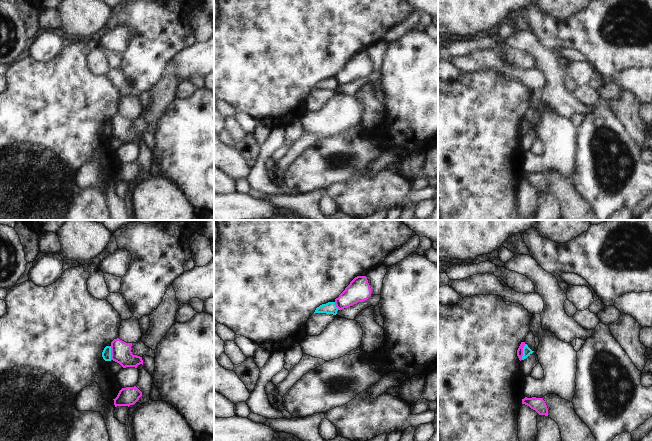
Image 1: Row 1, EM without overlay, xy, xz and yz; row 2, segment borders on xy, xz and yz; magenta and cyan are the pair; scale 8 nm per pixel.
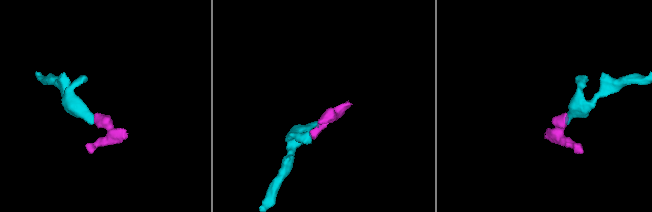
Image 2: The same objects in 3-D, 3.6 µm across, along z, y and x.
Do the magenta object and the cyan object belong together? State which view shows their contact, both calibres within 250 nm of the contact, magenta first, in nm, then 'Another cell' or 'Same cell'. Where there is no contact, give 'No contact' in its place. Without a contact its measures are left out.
Touches magenta in yz. Thickness 50 nm (magenta) against 70 nm. Another cell.

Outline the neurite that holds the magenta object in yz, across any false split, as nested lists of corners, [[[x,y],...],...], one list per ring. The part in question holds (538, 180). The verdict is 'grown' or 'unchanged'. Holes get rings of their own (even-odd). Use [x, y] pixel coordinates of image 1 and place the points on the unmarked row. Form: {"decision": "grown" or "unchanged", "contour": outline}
{"decision": "unchanged", "contour": [[[527,174],[522,175],[522,180],[529,182],[531,185],[535,186],[539,191],[548,192],[548,184],[543,176],[543,174]]]}

